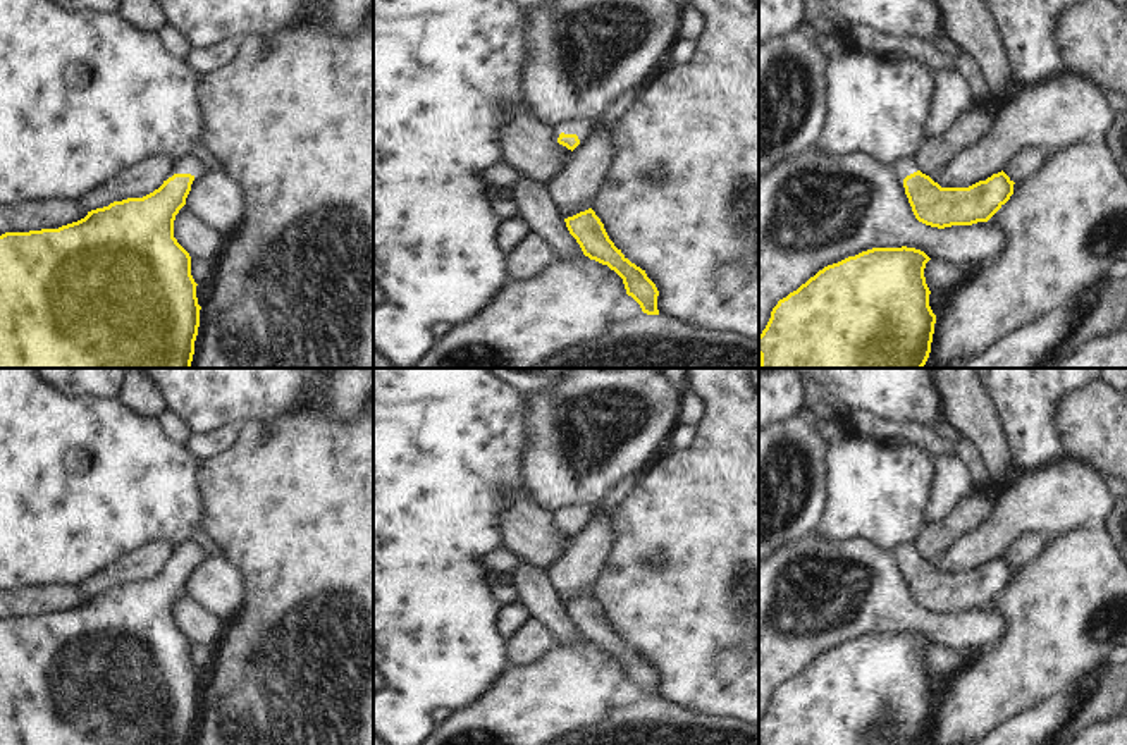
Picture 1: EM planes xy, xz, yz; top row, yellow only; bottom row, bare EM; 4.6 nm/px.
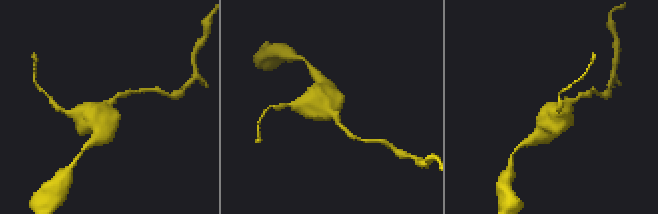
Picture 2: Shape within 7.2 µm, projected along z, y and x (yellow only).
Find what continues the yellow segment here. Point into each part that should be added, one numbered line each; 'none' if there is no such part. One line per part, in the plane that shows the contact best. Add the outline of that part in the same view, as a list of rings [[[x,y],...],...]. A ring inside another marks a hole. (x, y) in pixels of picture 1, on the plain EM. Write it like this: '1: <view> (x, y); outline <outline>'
1: xz (582, 513); outline [[[590,502],[590,504],[580,504],[575,509],[564,509],[563,513],[556,514],[556,525],[559,523],[561,518],[564,518],[564,520],[576,520],[582,528],[590,521],[597,508],[599,508],[597,502]]]

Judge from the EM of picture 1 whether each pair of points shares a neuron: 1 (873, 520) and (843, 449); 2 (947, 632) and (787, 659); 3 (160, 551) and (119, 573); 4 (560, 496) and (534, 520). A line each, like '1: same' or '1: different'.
1: same
2: same
3: same
4: different

